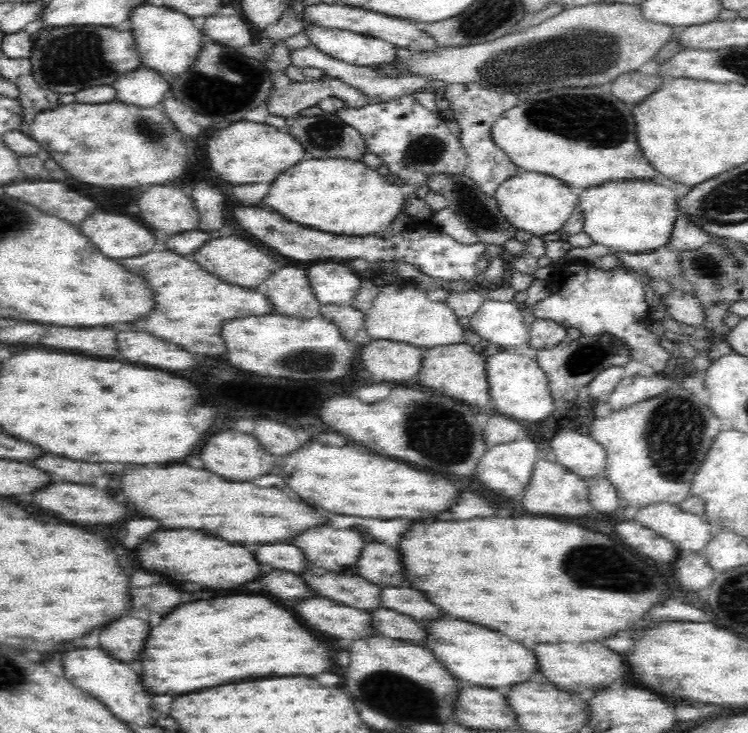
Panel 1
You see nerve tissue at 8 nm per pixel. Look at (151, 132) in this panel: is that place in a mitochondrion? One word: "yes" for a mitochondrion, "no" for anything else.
yes

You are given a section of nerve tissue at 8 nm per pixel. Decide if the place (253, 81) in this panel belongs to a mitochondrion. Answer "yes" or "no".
yes

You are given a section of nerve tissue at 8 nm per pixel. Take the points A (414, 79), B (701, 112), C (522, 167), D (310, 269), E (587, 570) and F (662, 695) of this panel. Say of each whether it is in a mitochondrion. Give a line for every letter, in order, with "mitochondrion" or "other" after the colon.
A: other
B: other
C: other
D: other
E: mitochondrion
F: other

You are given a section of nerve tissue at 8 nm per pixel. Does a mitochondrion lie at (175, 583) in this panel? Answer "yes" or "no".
no

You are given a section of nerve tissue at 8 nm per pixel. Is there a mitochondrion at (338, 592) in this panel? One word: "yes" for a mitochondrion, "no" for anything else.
no

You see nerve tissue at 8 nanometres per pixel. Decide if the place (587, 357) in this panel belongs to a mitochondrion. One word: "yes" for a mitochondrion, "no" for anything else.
yes

